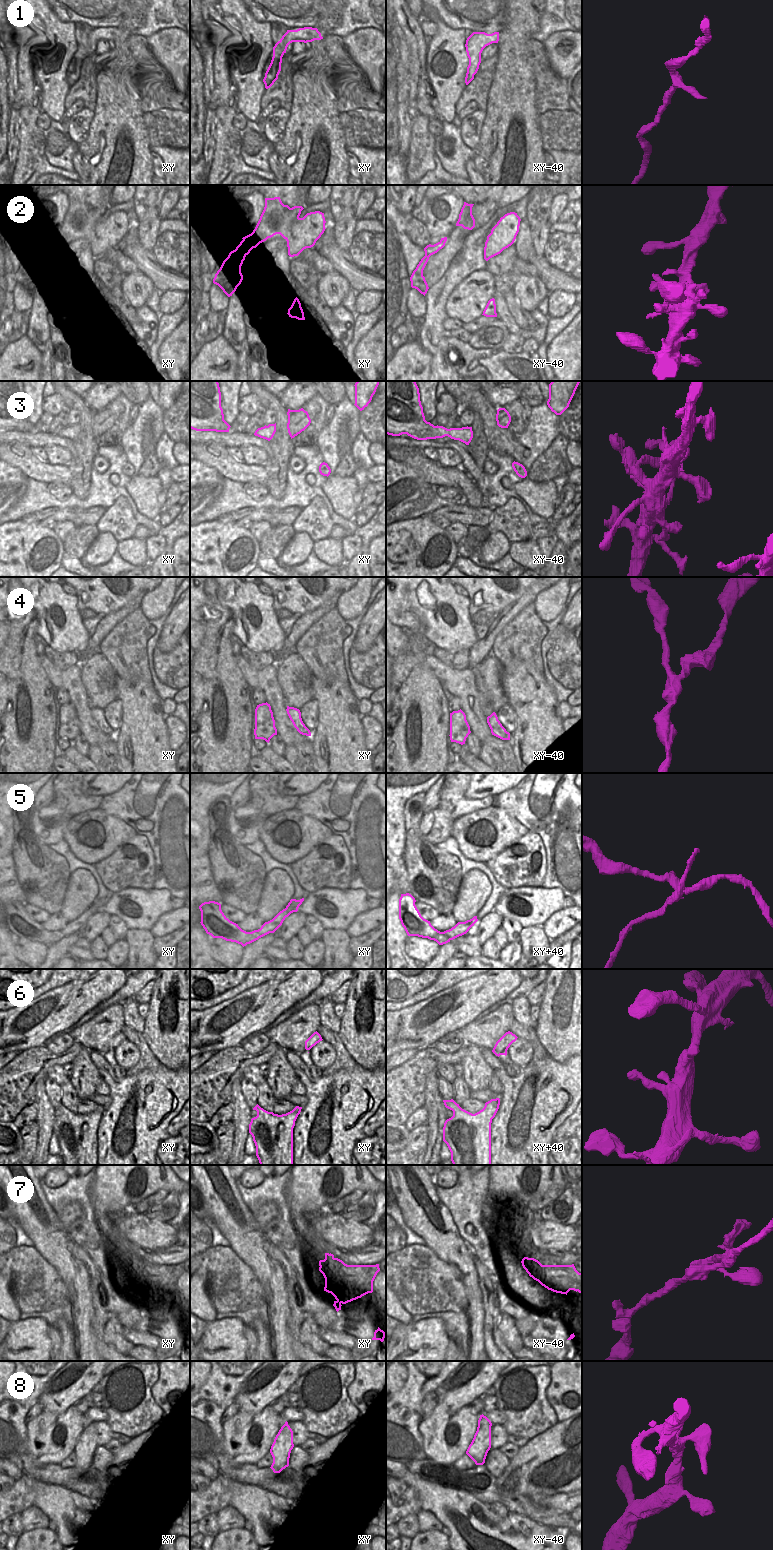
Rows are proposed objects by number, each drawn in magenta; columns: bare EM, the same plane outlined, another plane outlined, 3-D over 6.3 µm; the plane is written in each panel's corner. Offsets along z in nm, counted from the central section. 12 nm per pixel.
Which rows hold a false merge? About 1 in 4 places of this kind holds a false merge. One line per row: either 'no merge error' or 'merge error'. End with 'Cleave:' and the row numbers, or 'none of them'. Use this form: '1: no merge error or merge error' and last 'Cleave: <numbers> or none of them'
1: no merge error
2: no merge error
3: merge error
4: no merge error
5: merge error
6: no merge error
7: merge error
8: no merge error
Cleave: 3, 5, 7

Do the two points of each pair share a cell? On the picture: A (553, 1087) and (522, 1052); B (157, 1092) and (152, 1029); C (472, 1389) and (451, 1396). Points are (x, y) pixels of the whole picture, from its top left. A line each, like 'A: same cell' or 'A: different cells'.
A: different cells
B: different cells
C: same cell

